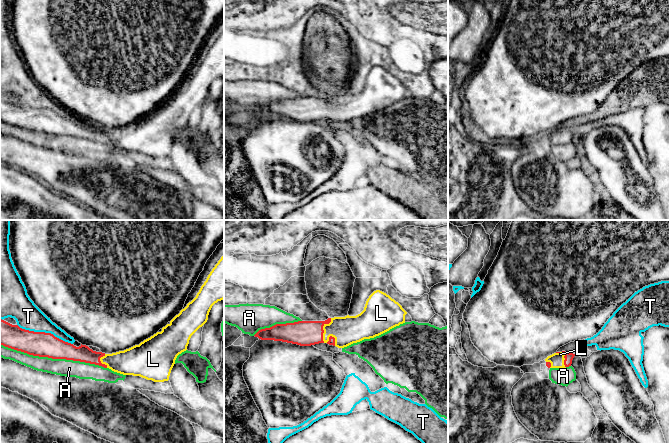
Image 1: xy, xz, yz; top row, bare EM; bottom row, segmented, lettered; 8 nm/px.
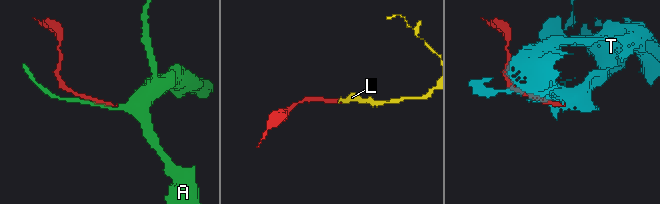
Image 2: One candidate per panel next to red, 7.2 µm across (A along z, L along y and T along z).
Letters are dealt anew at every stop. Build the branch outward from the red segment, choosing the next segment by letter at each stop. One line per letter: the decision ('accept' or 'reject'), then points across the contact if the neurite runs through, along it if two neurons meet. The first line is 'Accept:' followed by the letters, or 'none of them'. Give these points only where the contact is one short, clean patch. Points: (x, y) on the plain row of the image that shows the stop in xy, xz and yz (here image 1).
Accept: L
A: reject
L: accept; runs through xz (304, 109), (322, 105), (347, 106)
T: reject

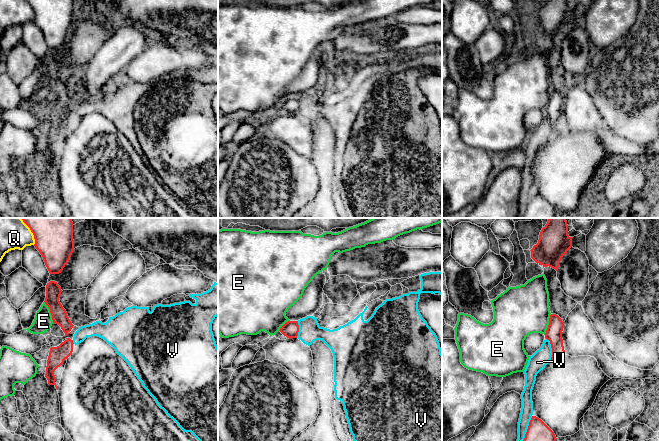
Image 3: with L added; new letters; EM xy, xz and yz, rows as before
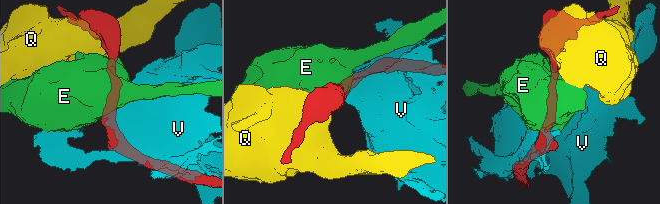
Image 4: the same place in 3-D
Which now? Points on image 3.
Accept: none of them
E: reject
Q: reject
V: reject

